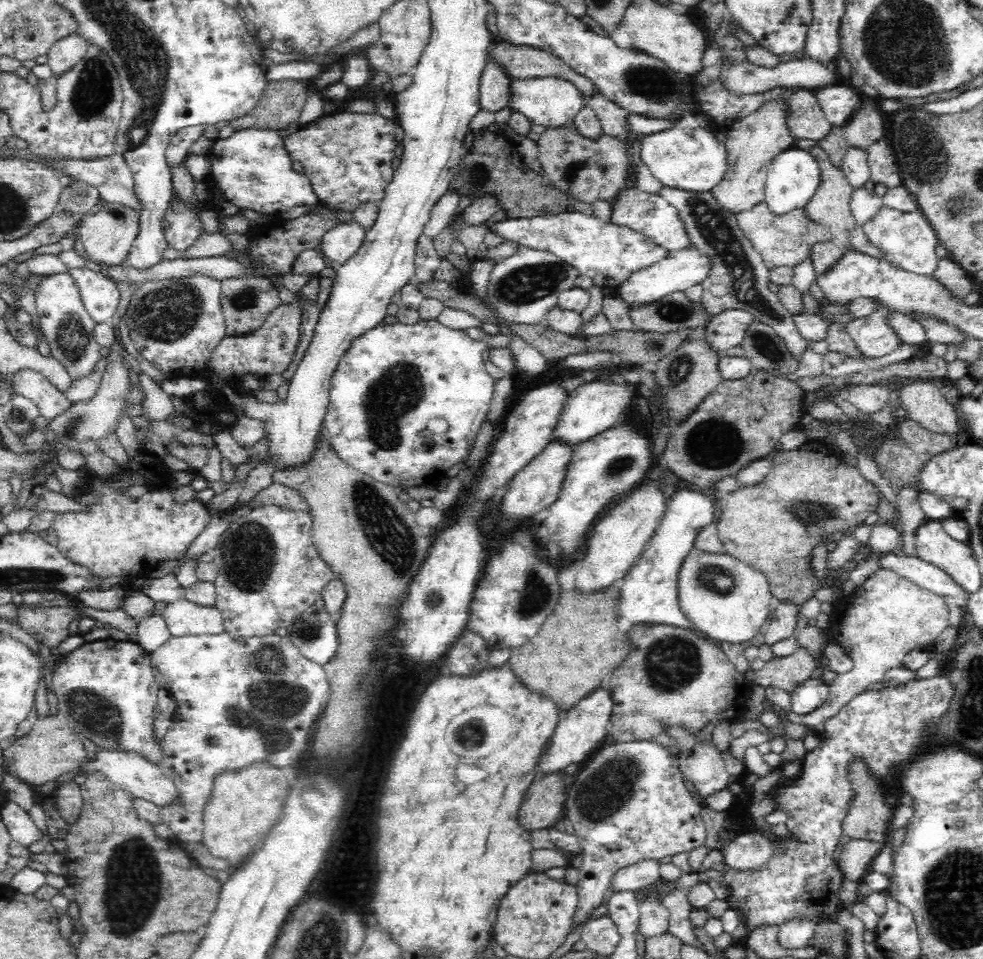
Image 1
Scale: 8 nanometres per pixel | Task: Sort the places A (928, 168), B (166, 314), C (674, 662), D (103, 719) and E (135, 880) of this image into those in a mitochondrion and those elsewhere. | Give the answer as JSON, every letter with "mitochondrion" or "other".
{"A":"mitochondrion","B":"mitochondrion","C":"mitochondrion","D":"mitochondrion","E":"mitochondrion"}

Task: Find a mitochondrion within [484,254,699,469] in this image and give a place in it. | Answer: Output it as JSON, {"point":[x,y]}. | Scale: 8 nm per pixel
{"point":[532,282]}

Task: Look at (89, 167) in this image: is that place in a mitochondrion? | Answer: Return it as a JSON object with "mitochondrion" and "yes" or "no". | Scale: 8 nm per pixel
{"mitochondrion":"no"}

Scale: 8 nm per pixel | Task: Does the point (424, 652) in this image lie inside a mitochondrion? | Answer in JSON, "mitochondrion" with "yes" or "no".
{"mitochondrion":"no"}

